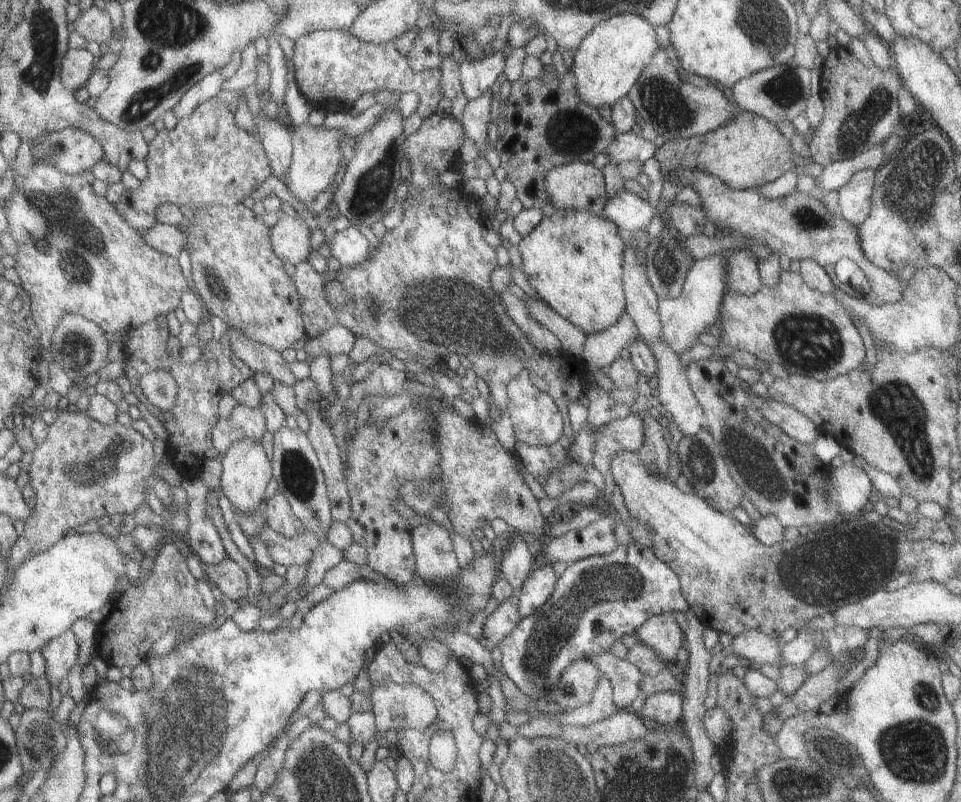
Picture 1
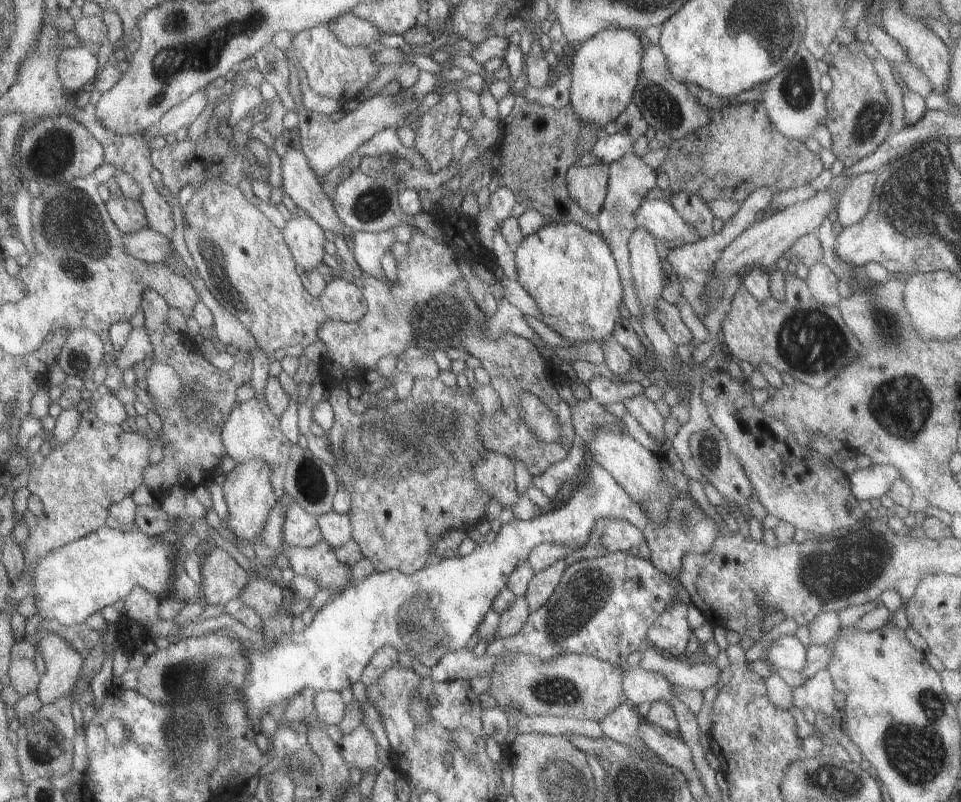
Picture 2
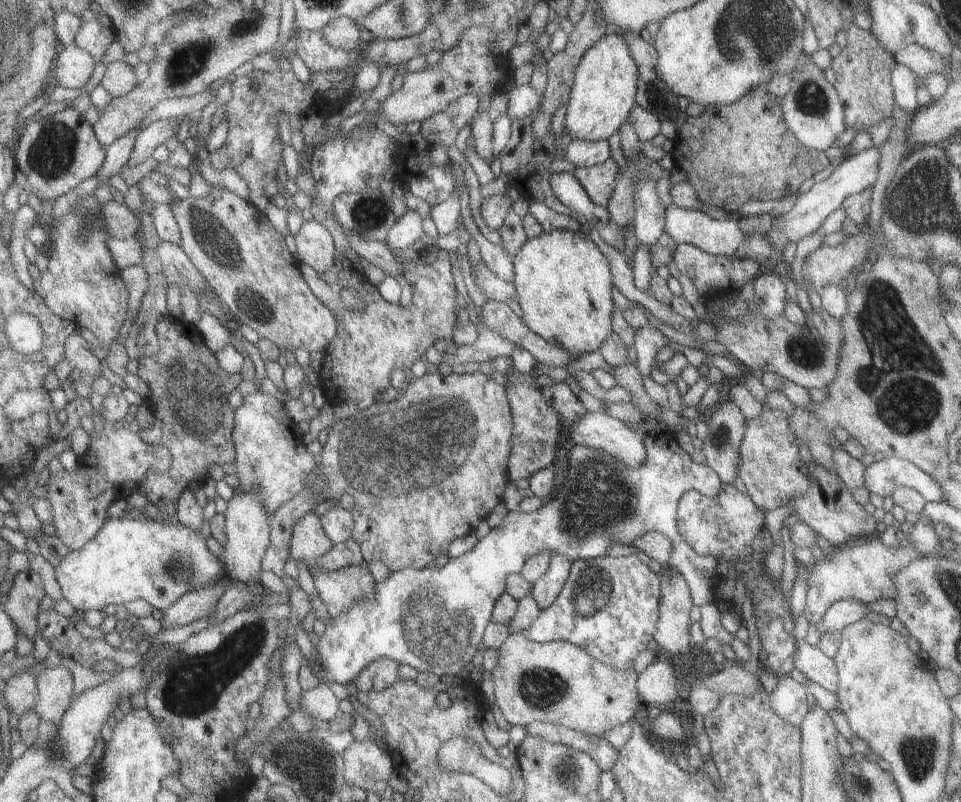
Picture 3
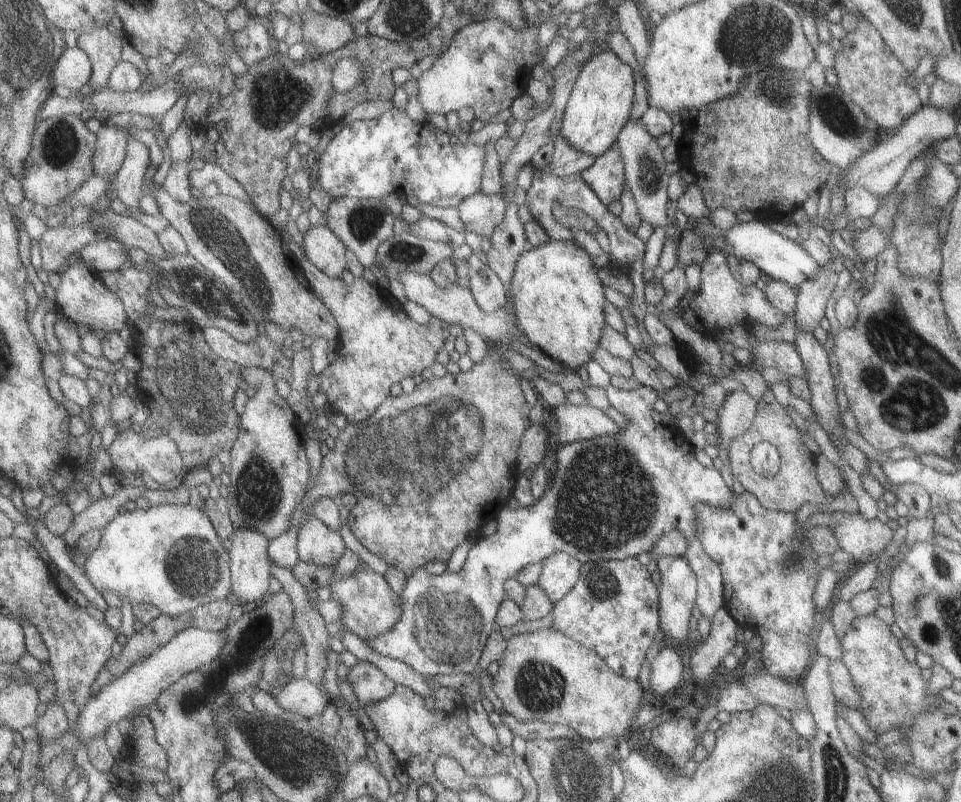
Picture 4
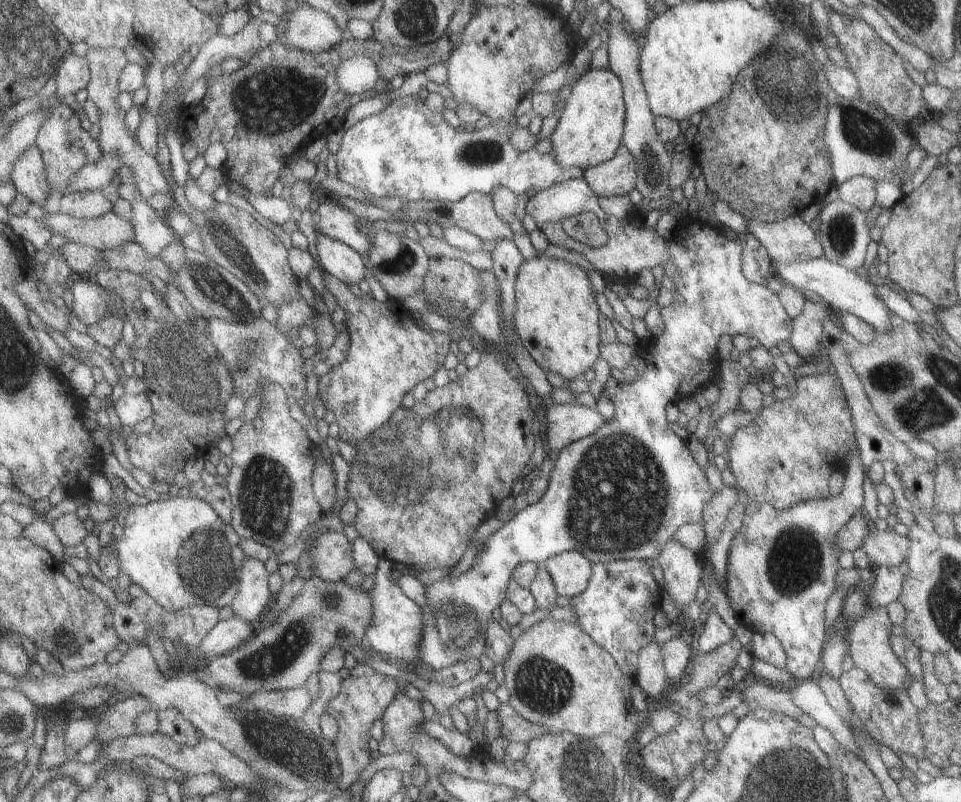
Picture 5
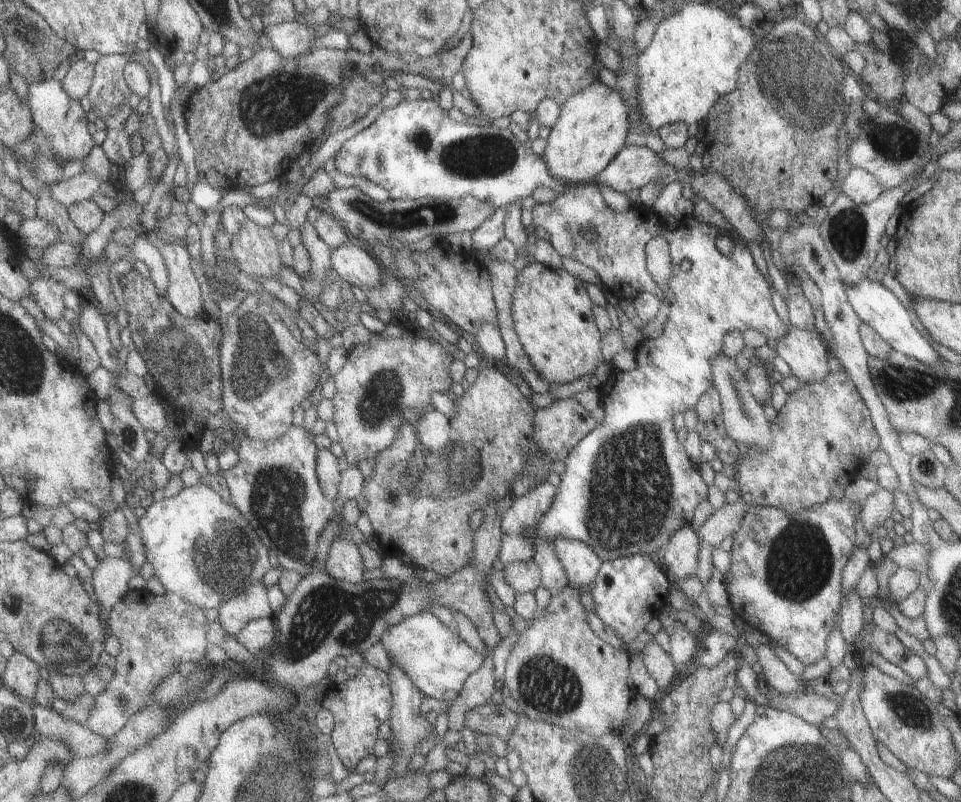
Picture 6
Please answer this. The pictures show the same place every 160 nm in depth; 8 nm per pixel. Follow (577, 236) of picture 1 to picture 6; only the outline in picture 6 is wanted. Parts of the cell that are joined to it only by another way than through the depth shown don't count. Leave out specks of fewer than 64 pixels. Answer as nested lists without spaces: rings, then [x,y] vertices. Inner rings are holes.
[[[534,261],[517,272],[511,306],[513,330],[541,378],[553,385],[565,384],[583,374],[593,373],[603,362],[601,333],[594,323],[592,305],[583,282],[563,268],[547,268]]]

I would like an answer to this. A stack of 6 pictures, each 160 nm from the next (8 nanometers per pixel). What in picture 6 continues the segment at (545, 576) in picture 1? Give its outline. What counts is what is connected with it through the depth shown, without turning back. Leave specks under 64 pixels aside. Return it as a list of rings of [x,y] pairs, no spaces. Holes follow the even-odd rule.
[[[559,537],[552,540],[555,556],[565,570],[567,585],[574,589],[594,582],[602,560],[584,542]]]

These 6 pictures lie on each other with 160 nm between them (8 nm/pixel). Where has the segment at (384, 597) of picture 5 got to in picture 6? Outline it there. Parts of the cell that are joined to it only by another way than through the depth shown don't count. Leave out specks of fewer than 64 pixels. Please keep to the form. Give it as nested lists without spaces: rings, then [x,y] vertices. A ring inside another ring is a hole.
[[[423,611],[392,626],[380,638],[390,660],[403,667],[426,696],[453,701],[465,686],[465,678],[483,662],[481,651],[465,643],[457,631],[451,630],[436,614]]]

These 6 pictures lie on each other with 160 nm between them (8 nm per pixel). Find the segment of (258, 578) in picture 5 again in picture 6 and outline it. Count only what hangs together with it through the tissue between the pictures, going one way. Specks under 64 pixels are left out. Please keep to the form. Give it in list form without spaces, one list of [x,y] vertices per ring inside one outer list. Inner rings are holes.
[[[259,581],[250,586],[244,593],[224,602],[218,608],[218,622],[224,632],[235,637],[251,621],[263,617],[273,617],[275,612],[269,604],[268,590],[269,588],[265,588]]]

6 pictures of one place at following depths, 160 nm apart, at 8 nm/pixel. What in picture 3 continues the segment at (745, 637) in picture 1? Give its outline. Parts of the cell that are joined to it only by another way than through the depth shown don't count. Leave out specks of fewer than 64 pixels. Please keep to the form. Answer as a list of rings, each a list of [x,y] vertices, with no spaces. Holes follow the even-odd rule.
[[[804,639],[796,642],[793,666],[817,686],[822,686],[833,693],[838,689],[838,678],[832,659],[827,658],[817,647],[810,645]]]

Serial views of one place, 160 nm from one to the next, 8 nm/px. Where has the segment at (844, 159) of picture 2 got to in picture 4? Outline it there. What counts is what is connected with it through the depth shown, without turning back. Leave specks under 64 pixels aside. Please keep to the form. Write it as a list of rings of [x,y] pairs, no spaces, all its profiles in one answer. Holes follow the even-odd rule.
[[[858,16],[855,28],[840,38],[841,46],[834,54],[832,68],[837,74],[837,86],[872,120],[883,133],[895,131],[921,105],[912,85],[910,71],[885,46],[878,30]]]

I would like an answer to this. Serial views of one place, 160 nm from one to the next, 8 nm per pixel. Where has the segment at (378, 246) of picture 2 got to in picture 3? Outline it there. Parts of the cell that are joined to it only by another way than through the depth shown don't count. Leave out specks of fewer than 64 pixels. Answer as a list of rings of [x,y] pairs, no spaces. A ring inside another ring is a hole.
[[[407,210],[389,231],[385,242],[393,249],[404,249],[425,235],[423,218],[415,211]]]

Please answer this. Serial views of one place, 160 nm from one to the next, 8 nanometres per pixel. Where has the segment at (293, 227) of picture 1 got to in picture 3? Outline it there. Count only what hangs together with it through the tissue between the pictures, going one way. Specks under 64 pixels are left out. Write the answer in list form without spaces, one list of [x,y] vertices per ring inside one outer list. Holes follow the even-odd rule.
[[[315,218],[303,223],[299,232],[293,236],[296,244],[296,258],[303,265],[309,265],[321,273],[326,273],[337,265],[337,254],[335,254],[335,240],[333,234],[321,221]]]

